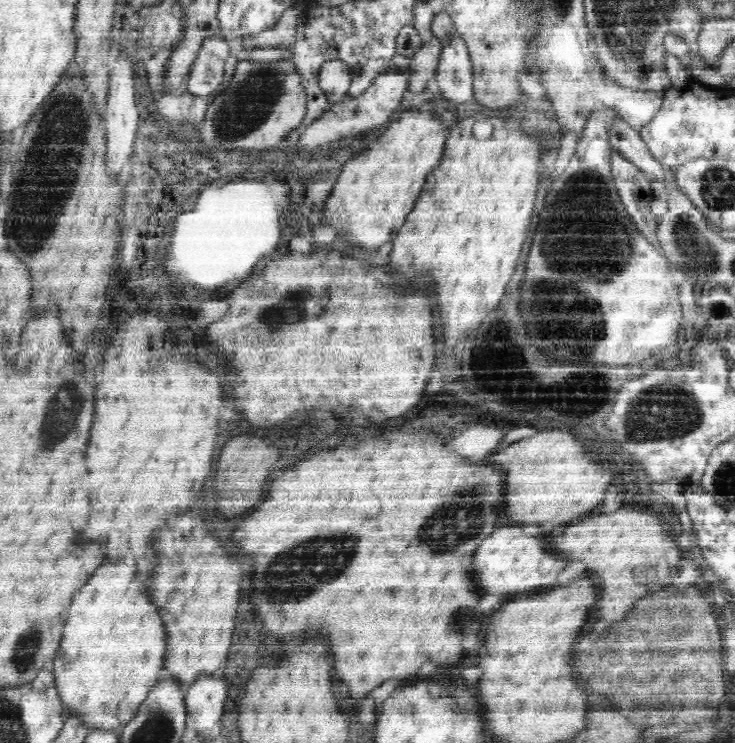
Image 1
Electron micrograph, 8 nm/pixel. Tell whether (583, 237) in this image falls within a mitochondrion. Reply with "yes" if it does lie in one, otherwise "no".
yes

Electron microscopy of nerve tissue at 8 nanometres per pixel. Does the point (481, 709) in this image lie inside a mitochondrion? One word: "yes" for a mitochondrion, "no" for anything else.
no

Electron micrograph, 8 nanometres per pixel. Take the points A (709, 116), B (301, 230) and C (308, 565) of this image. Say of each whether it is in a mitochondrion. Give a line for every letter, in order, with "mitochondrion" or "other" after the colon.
A: other
B: other
C: mitochondrion

